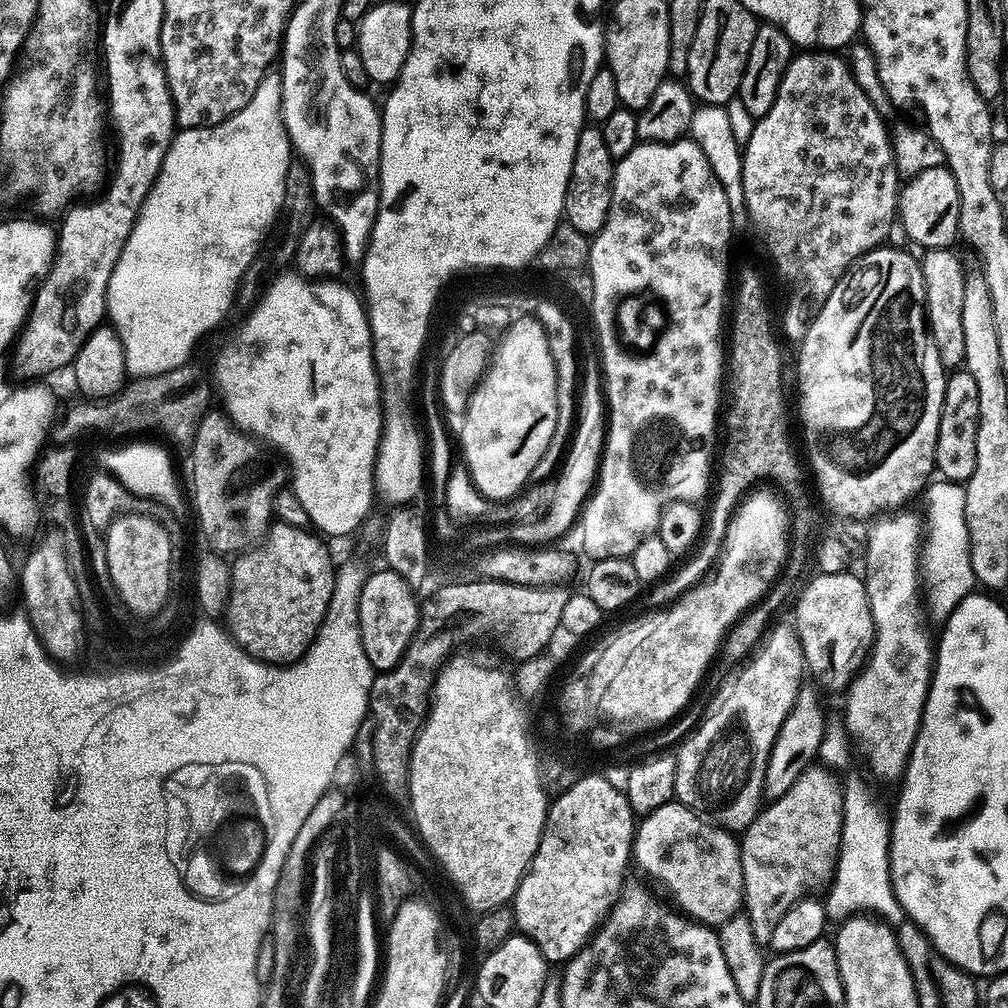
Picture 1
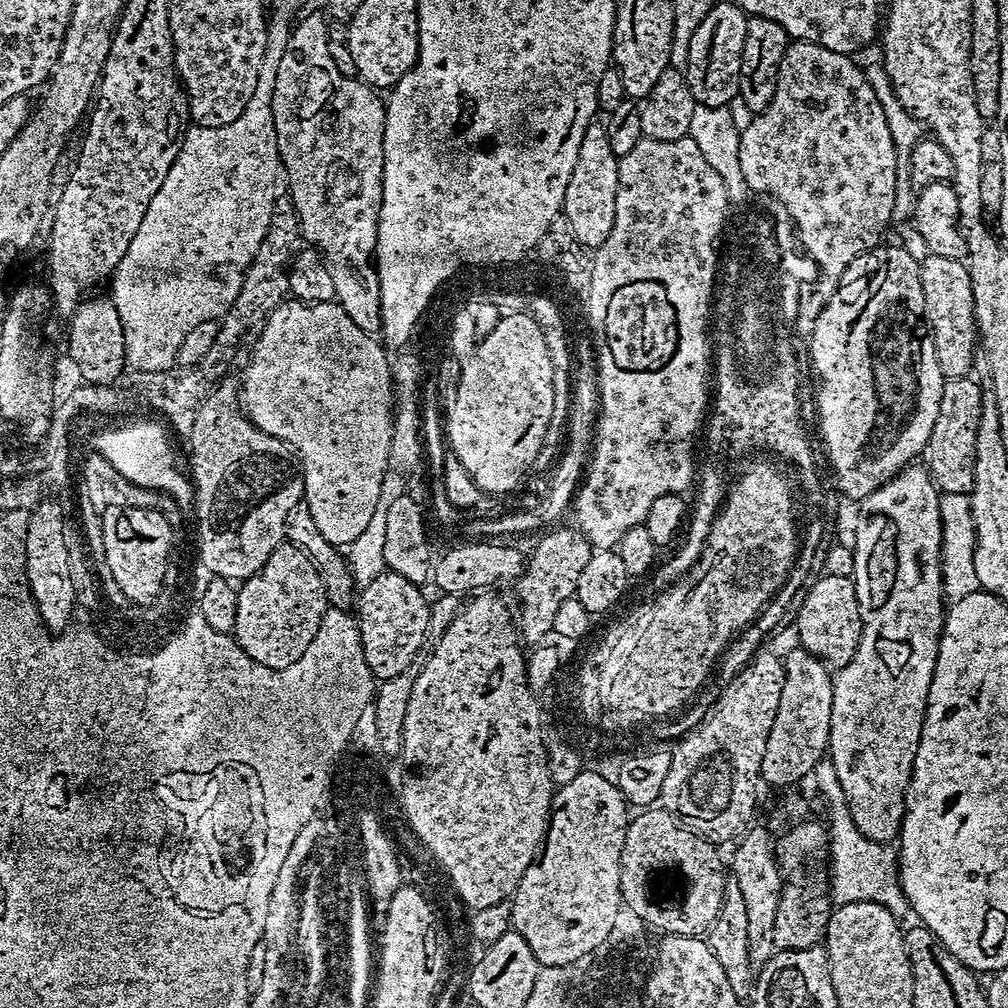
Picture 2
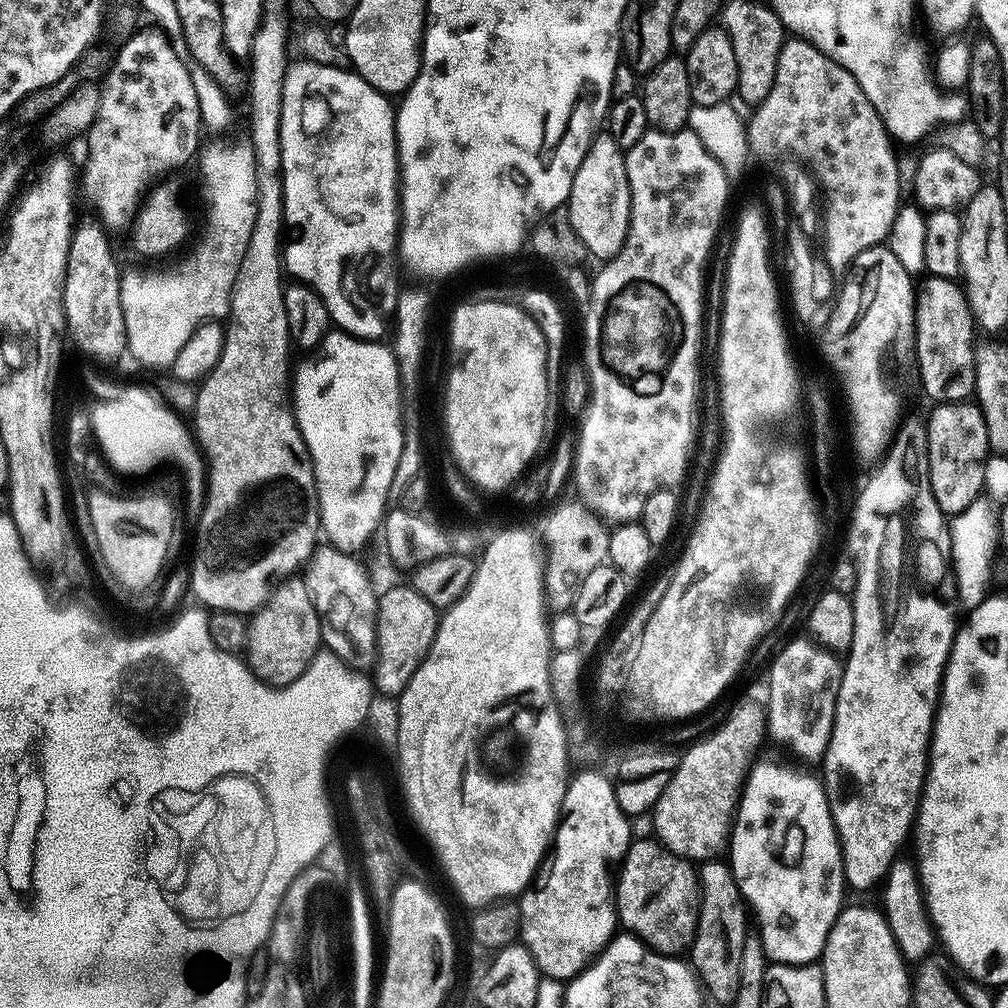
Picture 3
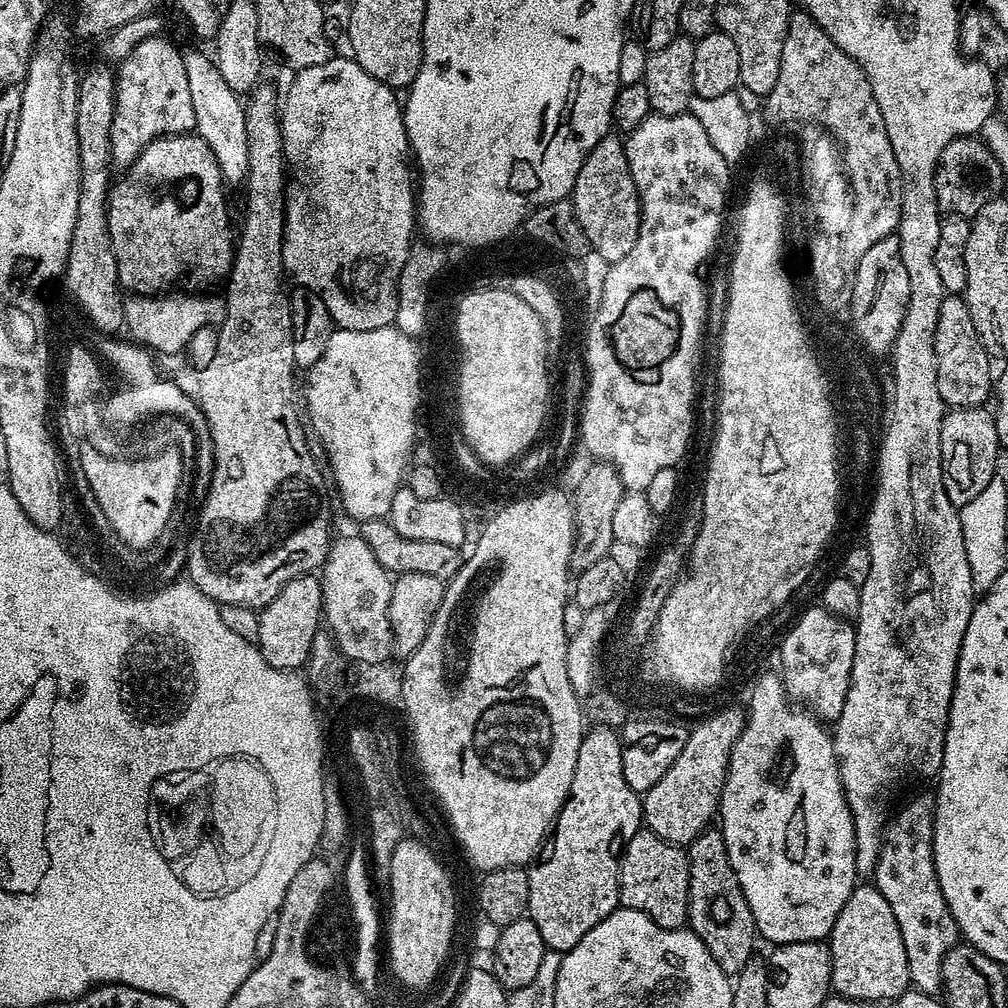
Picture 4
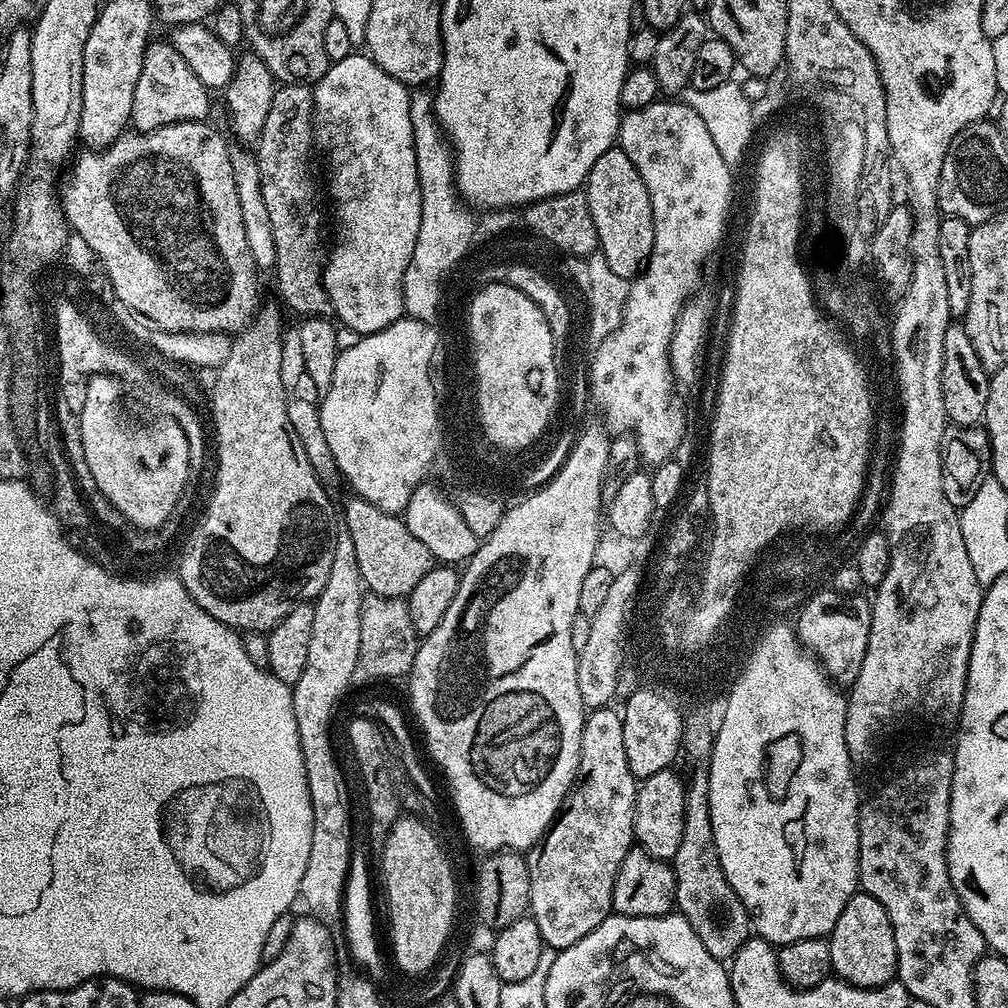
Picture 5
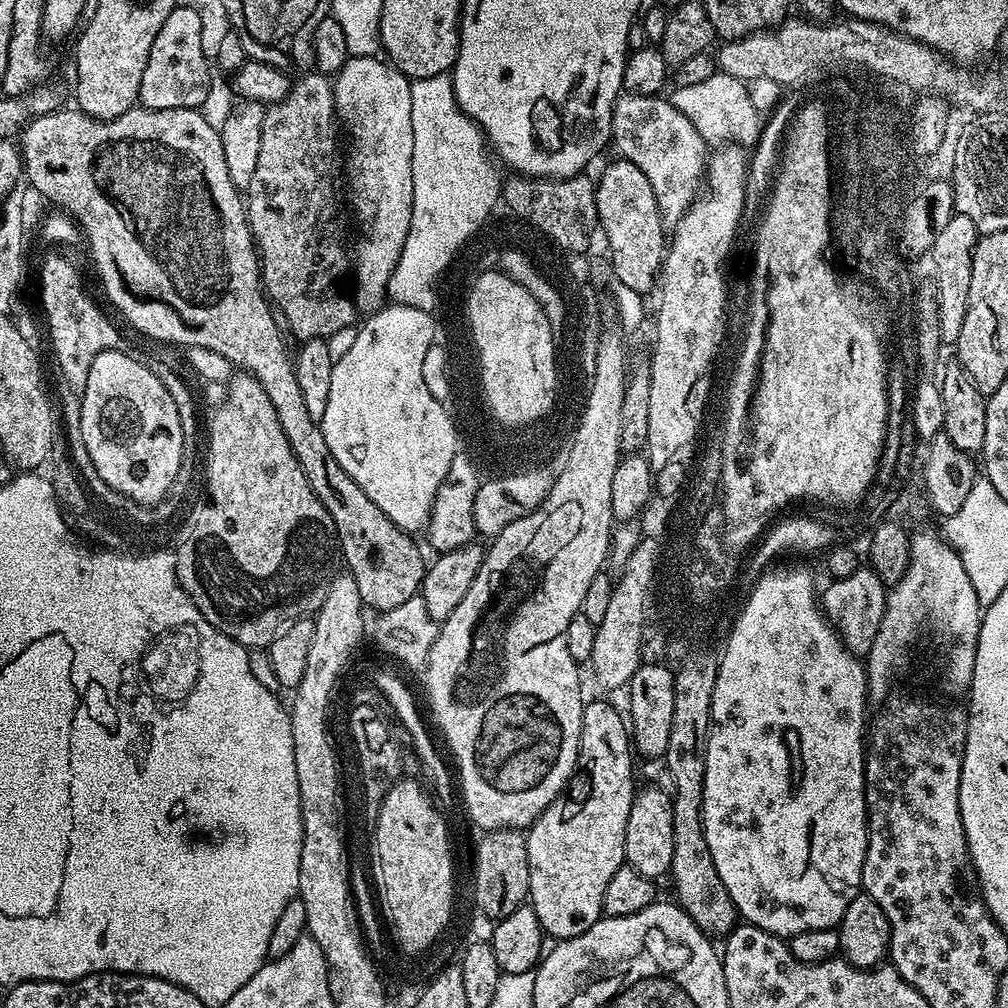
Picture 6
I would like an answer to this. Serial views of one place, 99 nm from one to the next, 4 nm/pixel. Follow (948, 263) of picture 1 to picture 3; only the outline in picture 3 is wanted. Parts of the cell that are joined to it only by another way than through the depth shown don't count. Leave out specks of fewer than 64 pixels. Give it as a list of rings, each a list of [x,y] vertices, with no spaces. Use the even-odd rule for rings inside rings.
[[[929,275],[929,280],[924,285],[919,285],[916,294],[916,346],[914,349],[914,362],[918,367],[918,376],[920,372],[920,382],[924,386],[924,392],[932,399],[932,402],[964,402],[973,395],[976,382],[976,344],[972,335],[978,332],[978,325],[972,315],[972,308],[968,305],[968,296],[964,293],[963,287],[955,279],[947,276]]]

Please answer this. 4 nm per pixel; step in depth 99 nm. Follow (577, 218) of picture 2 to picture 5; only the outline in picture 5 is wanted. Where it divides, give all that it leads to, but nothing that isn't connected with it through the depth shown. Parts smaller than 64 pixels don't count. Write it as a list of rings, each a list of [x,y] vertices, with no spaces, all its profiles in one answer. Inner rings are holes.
[[[613,146],[594,162],[586,181],[586,195],[590,202],[590,218],[598,230],[599,251],[606,256],[610,269],[626,281],[640,275],[654,246],[654,214],[646,182],[638,174],[634,162],[618,146]]]

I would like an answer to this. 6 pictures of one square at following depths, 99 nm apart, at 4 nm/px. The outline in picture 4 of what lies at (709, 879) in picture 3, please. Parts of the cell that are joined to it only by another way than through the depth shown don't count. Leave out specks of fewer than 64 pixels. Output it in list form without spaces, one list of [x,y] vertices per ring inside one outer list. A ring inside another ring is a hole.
[[[708,835],[697,836],[686,848],[688,859],[686,920],[691,931],[695,932],[706,946],[710,958],[714,958],[714,962],[725,976],[732,978],[744,969],[748,960],[753,959],[754,925],[750,906],[738,886],[731,866],[728,865],[723,839]]]

